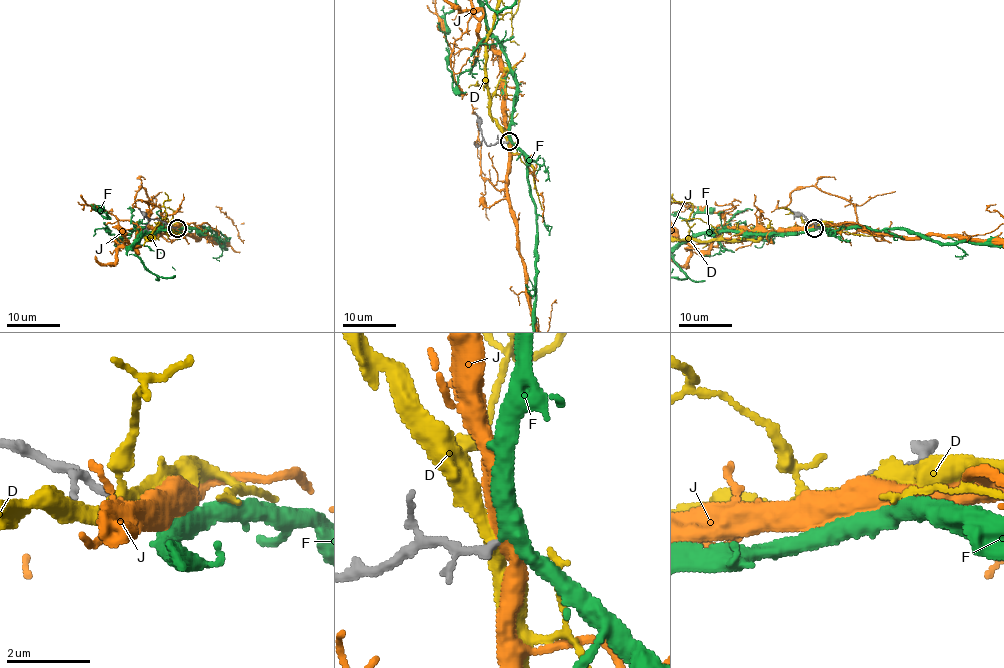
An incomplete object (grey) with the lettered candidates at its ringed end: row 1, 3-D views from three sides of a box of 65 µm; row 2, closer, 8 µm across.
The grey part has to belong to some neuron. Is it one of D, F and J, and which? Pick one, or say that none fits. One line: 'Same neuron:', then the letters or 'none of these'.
Same neuron: F

